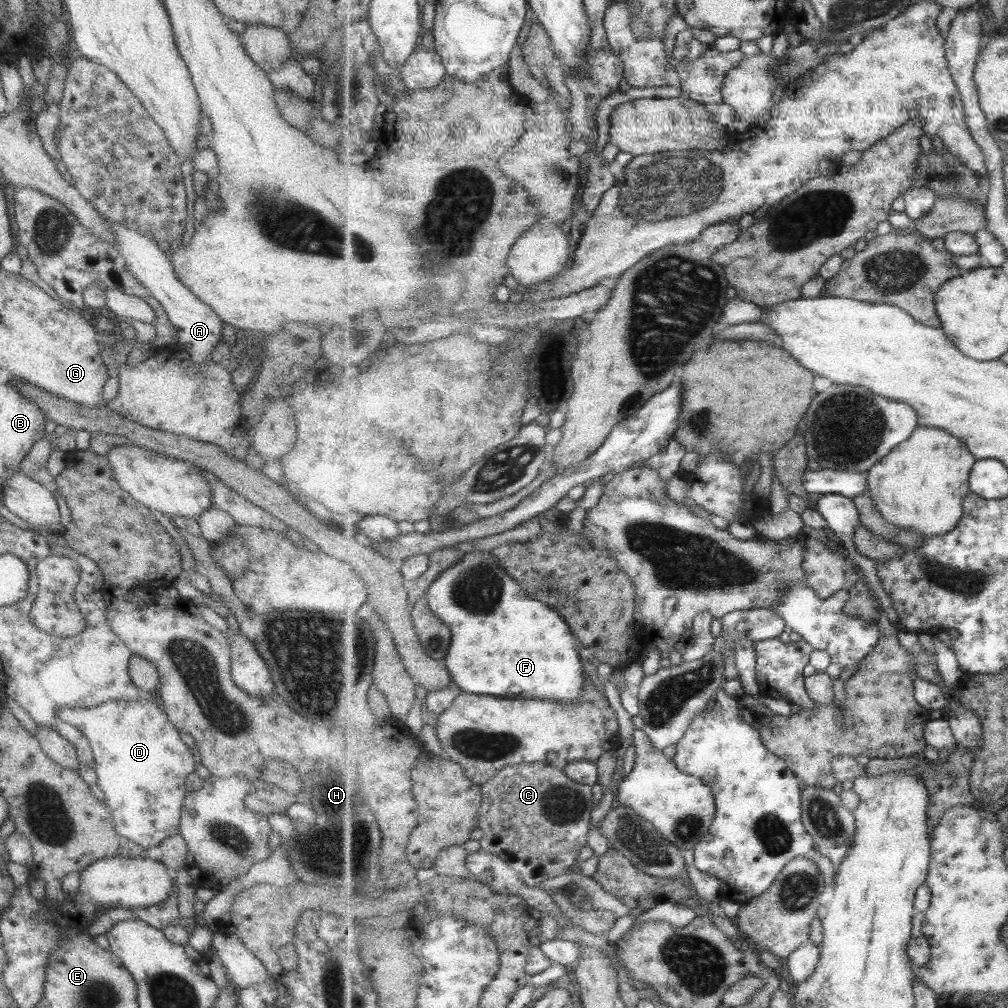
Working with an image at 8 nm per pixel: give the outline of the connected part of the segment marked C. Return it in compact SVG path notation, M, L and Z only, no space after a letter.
M541 762L533 764L509 765L490 780L480 785L483 796L482 810L479 812L479 828L483 832L480 839L481 848L487 852L503 858L511 868L514 868L529 888L541 886L541 882L567 874L571 866L577 862L581 850L587 846L589 836L589 819L591 812L595 810L595 798L591 786L577 782L577 786L565 776L563 772L551 770L547 764L547 776L541 776L539 768L543 768Z

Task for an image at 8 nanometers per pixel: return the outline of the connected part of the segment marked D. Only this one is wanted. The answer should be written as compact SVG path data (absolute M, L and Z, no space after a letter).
M153 694L135 701L110 700L91 708L63 707L56 712L57 716L67 725L79 729L88 740L92 751L96 786L104 795L102 803L119 837L127 838L143 850L158 846L159 842L179 833L180 815L186 788L186 777L194 773L195 762L188 748L181 739L179 731L167 719L165 711L155 703Z

